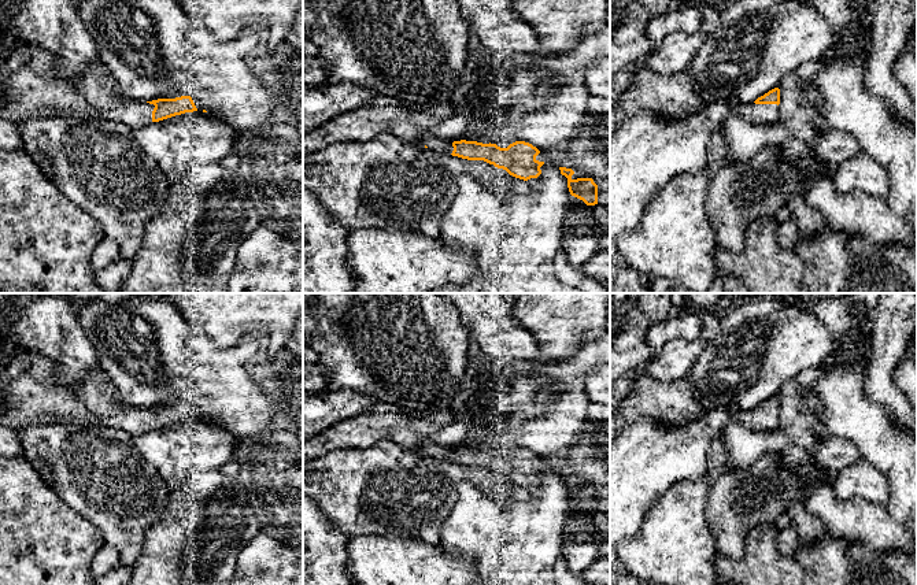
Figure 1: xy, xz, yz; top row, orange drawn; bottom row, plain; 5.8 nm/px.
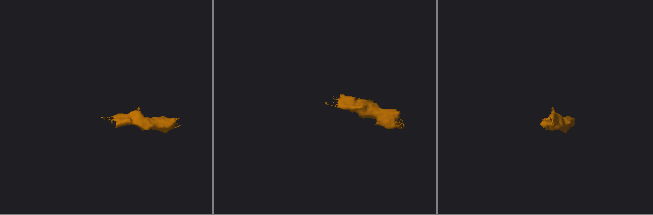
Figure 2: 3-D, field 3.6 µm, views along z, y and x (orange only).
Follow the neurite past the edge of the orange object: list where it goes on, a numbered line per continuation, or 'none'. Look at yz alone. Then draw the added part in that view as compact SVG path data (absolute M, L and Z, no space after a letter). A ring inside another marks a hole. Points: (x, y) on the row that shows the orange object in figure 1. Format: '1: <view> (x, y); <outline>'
1: yz (758, 114); M736 100L728 101L733 112L754 125L768 125L779 122L779 105L777 104L743 104Z

